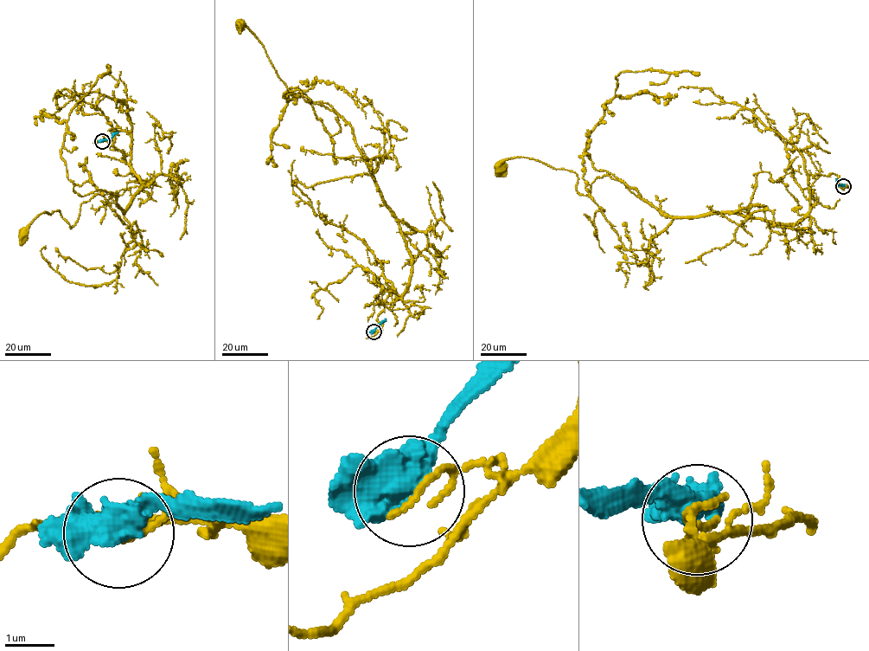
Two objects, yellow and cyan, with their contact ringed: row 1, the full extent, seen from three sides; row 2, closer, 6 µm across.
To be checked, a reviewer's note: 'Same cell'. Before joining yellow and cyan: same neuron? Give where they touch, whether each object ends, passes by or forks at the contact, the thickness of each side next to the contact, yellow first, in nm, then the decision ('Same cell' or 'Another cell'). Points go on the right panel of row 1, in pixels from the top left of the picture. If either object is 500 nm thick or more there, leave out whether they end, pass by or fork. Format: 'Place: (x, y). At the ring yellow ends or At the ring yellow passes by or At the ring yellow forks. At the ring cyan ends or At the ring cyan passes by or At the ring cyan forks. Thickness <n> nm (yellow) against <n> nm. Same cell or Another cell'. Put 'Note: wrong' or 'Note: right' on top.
Note: wrong
Place: (843, 186). Thickness 140 nm (yellow) against 550 nm. Another cell

